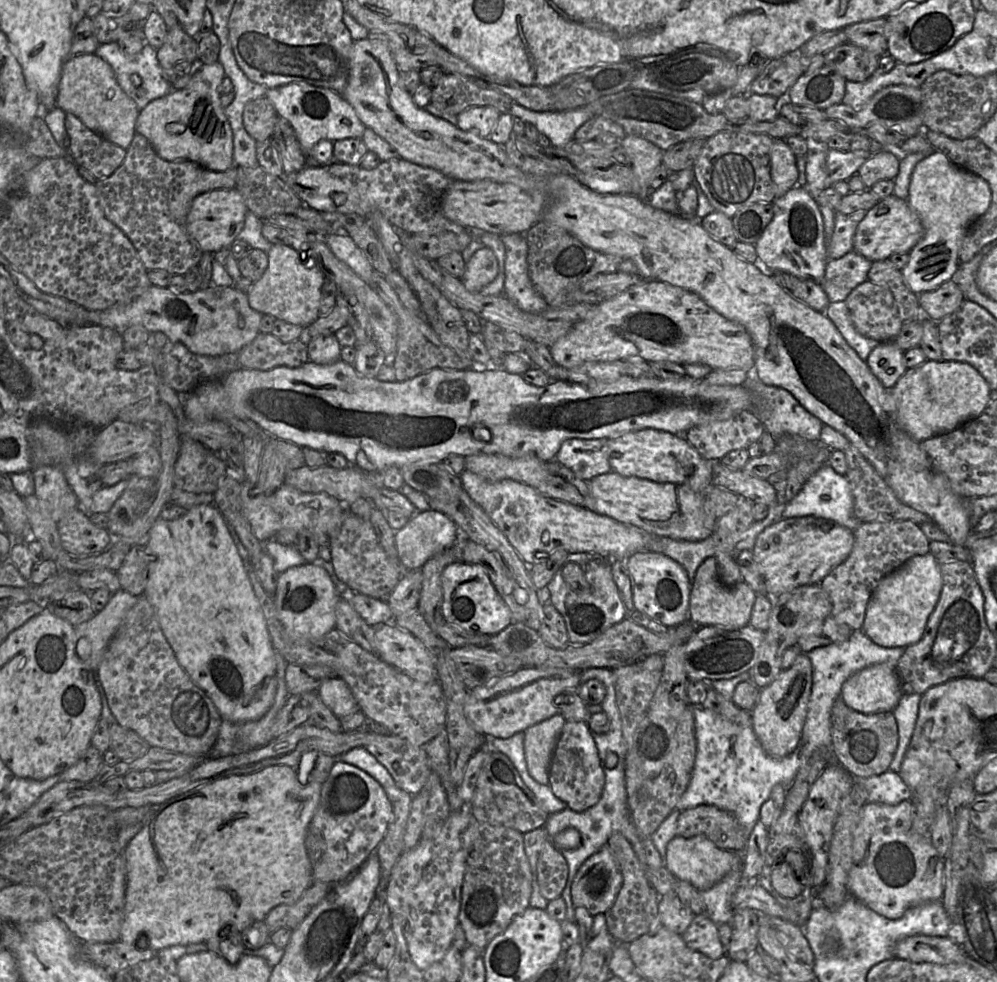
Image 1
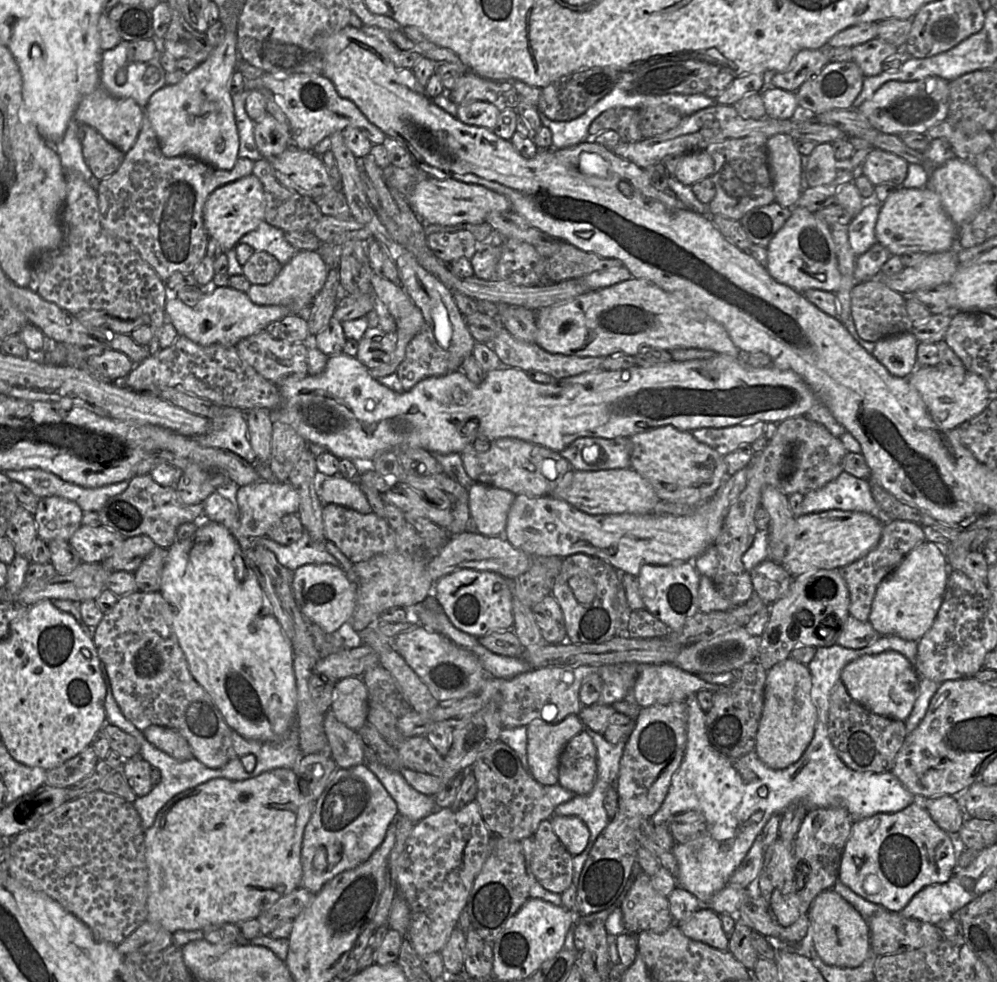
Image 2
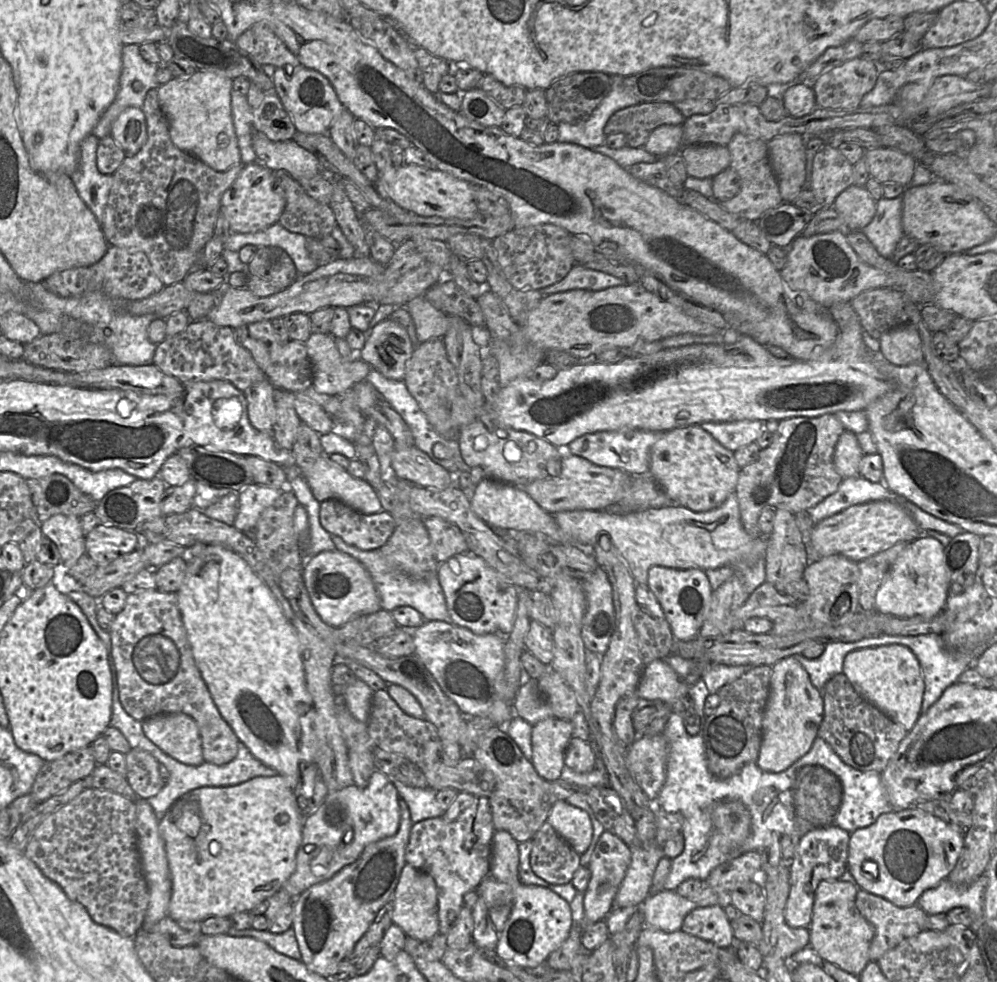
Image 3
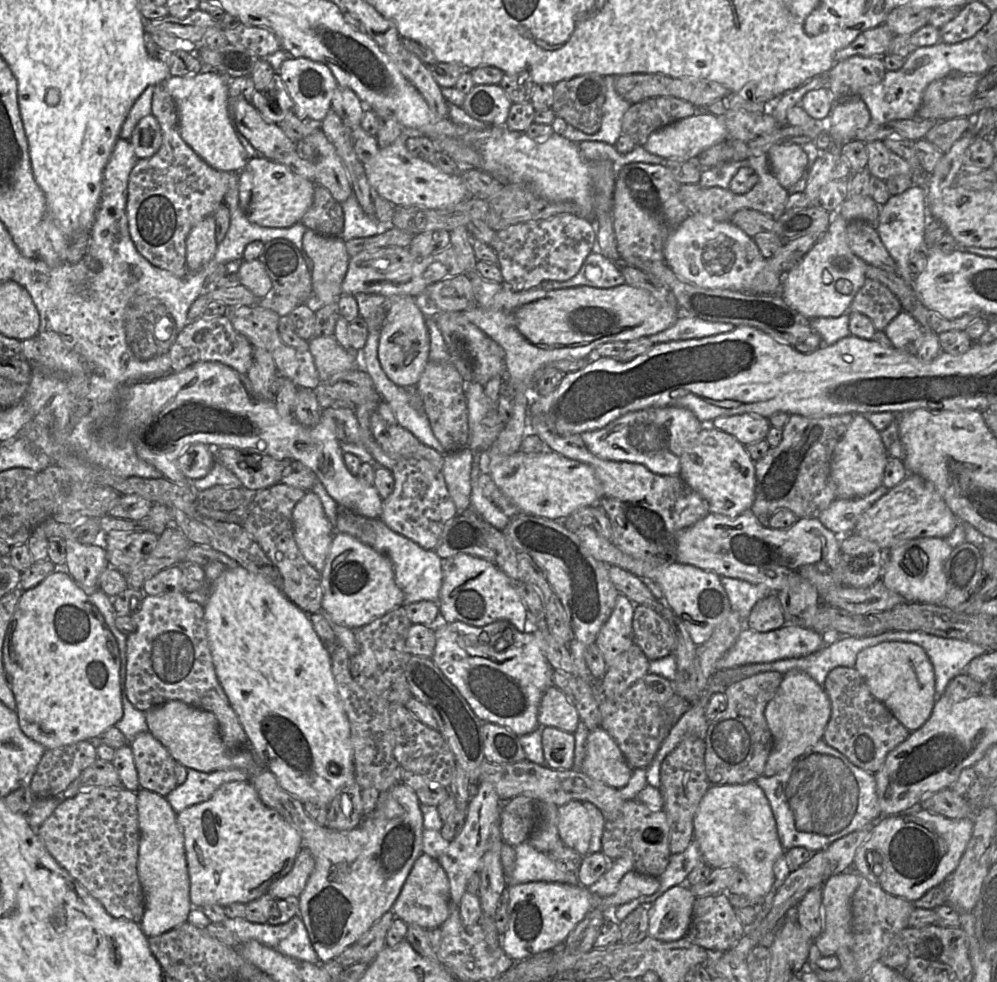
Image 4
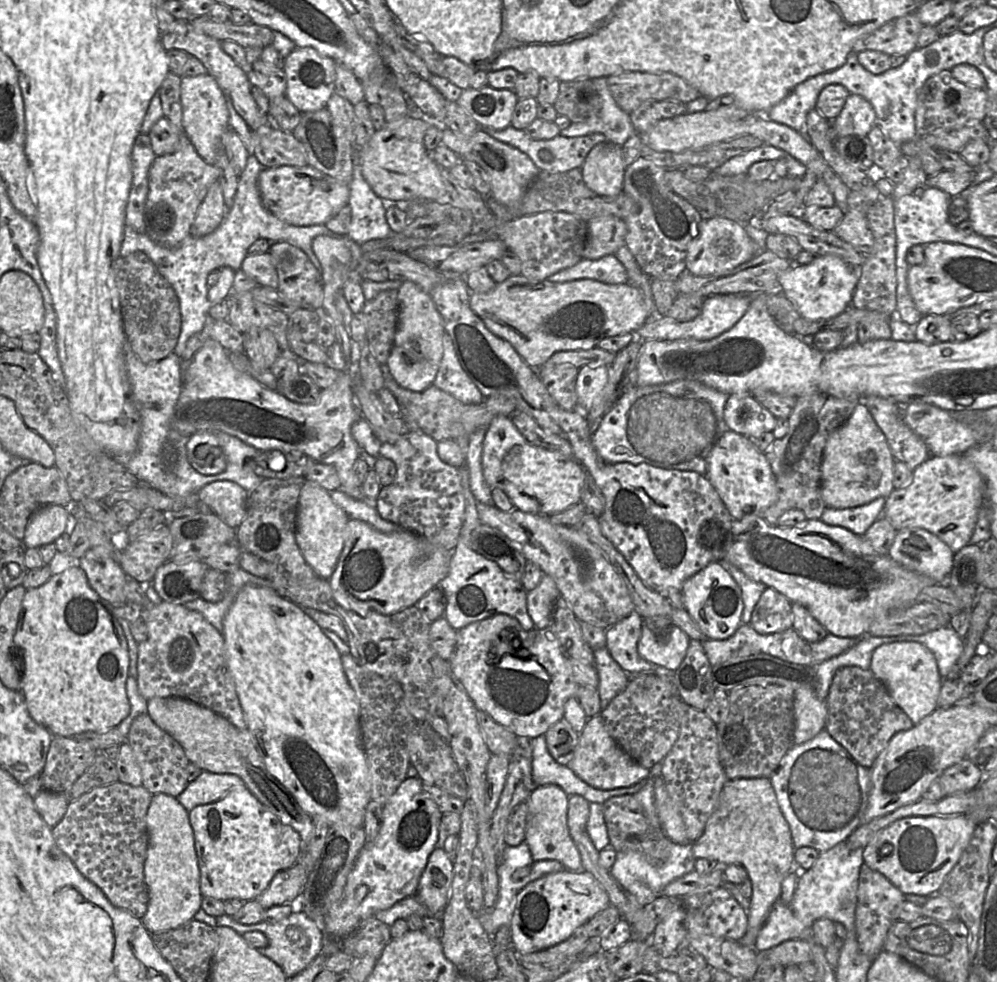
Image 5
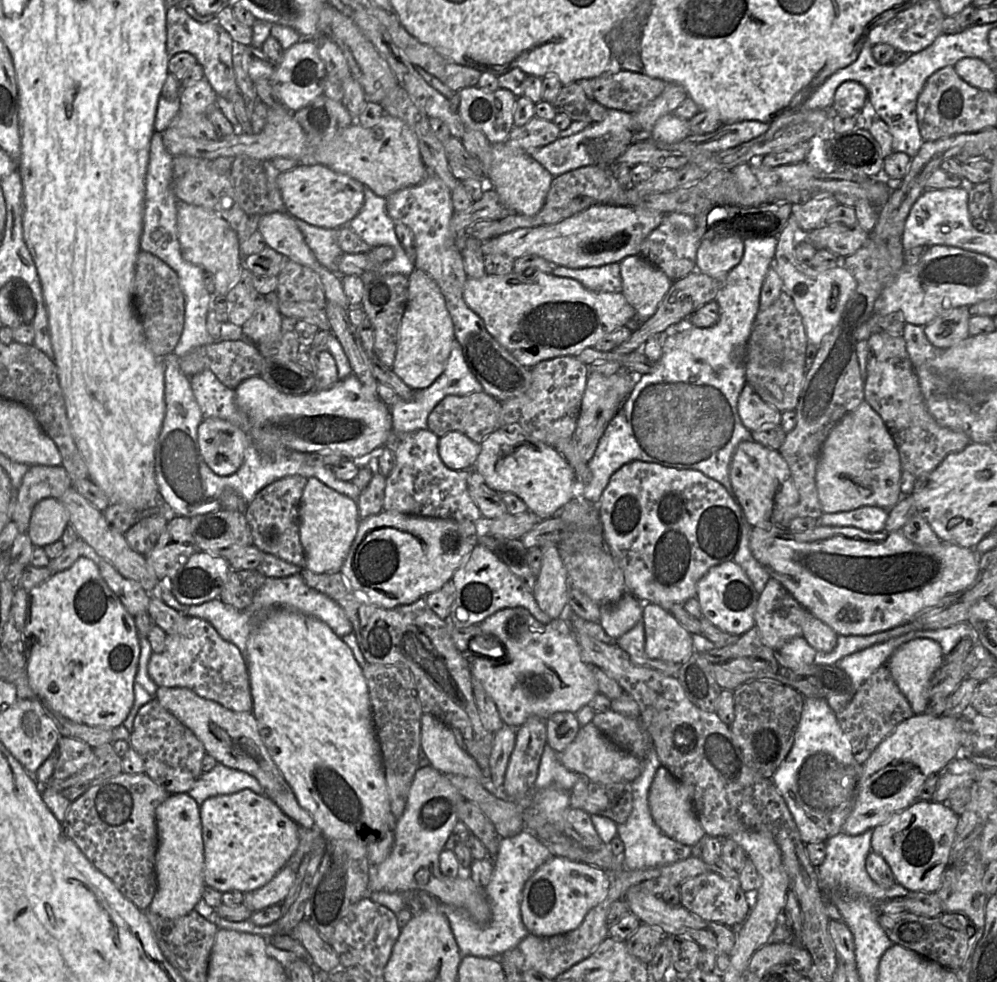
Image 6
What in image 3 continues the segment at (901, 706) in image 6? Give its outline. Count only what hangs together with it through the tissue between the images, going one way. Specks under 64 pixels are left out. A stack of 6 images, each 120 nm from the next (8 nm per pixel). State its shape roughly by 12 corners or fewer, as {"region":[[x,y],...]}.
{"region":[[844,673],[826,683],[818,736],[881,773],[908,731]]}

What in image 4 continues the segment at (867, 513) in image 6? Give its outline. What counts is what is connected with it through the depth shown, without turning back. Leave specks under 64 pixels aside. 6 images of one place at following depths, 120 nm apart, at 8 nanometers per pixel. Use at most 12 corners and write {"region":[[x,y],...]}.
{"region":[[887,488],[854,499],[835,498],[818,516],[838,537],[854,531],[860,516]]}

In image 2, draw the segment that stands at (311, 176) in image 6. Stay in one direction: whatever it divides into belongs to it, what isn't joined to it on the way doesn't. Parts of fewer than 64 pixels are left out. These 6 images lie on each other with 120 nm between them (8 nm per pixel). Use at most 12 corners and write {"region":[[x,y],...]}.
{"region":[[260,180],[214,190],[203,209],[223,252],[265,221]]}

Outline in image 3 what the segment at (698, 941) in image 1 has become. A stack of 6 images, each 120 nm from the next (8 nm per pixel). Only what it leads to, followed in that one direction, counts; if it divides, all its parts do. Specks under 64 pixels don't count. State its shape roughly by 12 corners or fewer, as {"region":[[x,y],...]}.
{"region":[[720,904],[690,912],[681,930],[718,948],[735,942]]}

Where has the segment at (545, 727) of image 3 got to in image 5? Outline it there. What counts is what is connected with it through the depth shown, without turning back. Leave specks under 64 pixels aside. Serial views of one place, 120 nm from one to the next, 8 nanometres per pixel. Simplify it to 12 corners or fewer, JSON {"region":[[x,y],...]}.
{"region":[[563,718],[545,732],[556,762],[569,764],[579,735]]}

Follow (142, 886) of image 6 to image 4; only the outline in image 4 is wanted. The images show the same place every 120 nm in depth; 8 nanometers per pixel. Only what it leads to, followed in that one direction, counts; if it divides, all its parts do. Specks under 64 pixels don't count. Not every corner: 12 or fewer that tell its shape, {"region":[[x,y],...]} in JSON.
{"region":[[136,792],[61,799],[36,832],[112,917],[137,923]]}

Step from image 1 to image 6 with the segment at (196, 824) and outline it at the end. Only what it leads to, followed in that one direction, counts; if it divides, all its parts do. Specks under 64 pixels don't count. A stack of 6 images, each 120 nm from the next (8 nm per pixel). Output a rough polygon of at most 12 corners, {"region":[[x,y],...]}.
{"region":[[265,794],[200,804],[204,883],[267,884],[300,827]]}

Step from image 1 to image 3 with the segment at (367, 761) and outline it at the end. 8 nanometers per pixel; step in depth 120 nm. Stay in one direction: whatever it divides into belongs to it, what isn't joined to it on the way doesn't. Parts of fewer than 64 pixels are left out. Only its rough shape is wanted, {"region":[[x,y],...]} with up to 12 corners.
{"region":[[393,782],[413,824],[443,814],[435,791]]}

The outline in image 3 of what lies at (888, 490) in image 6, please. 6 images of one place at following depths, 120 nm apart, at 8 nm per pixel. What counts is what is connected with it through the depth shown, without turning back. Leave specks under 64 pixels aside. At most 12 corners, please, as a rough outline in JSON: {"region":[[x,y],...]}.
{"region":[[844,430],[833,456],[843,478],[859,476],[864,455],[857,435]]}

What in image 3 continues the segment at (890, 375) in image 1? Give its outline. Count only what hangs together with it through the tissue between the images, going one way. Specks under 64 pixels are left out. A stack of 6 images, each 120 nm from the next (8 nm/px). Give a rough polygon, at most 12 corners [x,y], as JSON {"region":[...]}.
{"region":[[910,322],[879,340],[883,360],[923,363],[922,340]]}

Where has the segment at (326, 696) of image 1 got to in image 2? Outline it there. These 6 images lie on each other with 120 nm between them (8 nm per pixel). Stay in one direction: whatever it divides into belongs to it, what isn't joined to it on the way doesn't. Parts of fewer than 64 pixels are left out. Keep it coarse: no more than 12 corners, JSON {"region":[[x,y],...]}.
{"region":[[360,677],[335,685],[330,711],[358,731],[369,696]]}

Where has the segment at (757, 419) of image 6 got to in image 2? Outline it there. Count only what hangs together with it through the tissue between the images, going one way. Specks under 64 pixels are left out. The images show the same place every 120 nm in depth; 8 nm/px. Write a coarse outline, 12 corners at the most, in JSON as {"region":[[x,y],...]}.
{"region":[[757,421],[723,428],[701,427],[696,440],[725,456],[764,435]]}

